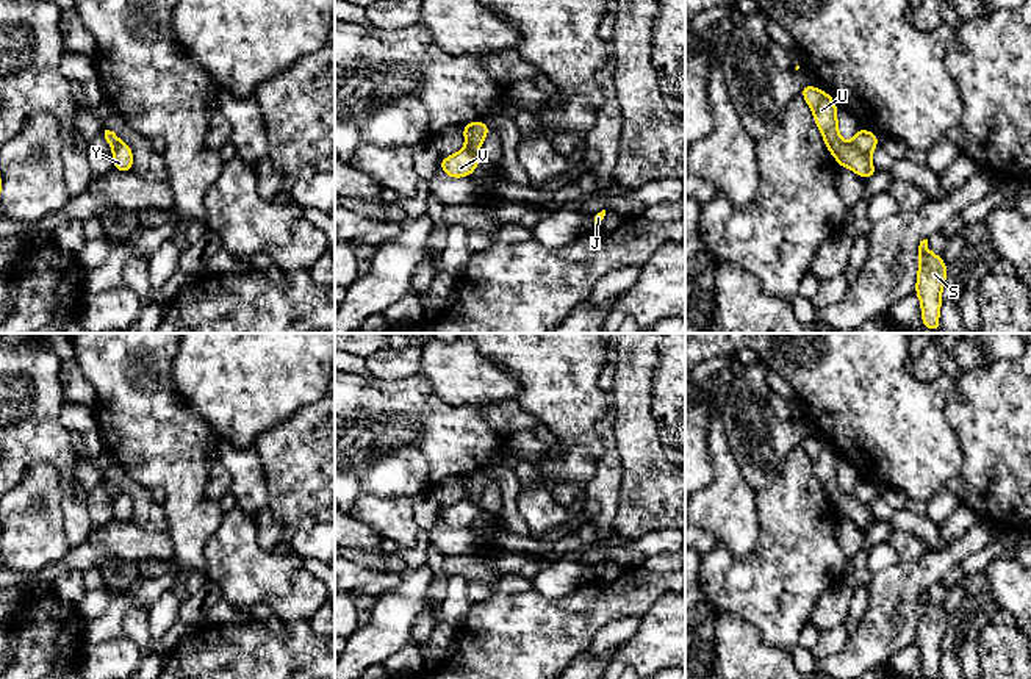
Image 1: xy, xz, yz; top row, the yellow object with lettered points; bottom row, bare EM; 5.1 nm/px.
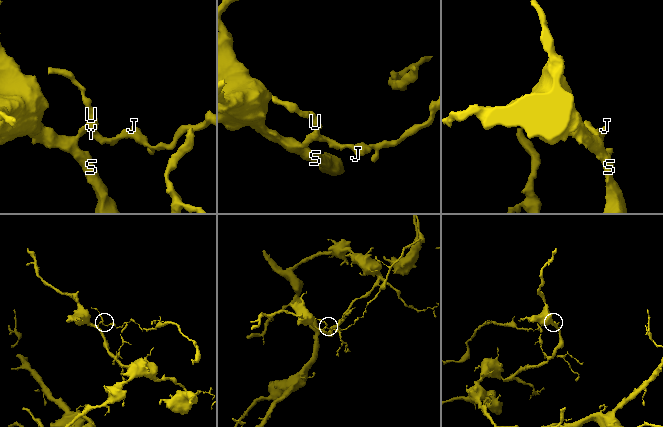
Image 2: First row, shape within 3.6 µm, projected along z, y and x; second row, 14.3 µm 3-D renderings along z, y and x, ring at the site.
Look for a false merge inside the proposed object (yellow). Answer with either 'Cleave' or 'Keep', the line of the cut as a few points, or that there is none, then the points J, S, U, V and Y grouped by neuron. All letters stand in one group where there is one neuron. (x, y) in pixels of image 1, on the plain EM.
Cleave. Split along yz (850, 493), (869, 506). Groups: J U Y / S V

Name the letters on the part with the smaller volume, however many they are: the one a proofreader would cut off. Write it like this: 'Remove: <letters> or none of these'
Remove: J, U, Y

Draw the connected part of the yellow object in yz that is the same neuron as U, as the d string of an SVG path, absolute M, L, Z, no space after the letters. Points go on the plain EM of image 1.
M806 433L799 444L810 457L826 499L834 505L837 515L840 518L850 518L862 530L867 527L875 529L876 519L870 505L860 502L854 494L840 490L834 449L828 443L814 438L810 433Z

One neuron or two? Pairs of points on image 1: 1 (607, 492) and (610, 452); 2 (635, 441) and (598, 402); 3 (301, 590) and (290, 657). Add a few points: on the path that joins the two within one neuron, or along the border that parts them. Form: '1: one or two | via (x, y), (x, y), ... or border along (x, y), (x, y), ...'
1: one | via (607, 482), (609, 462)
2: two | border along (609, 395), (612, 413)
3: two | border along (308, 621), (291, 621), (288, 625)

